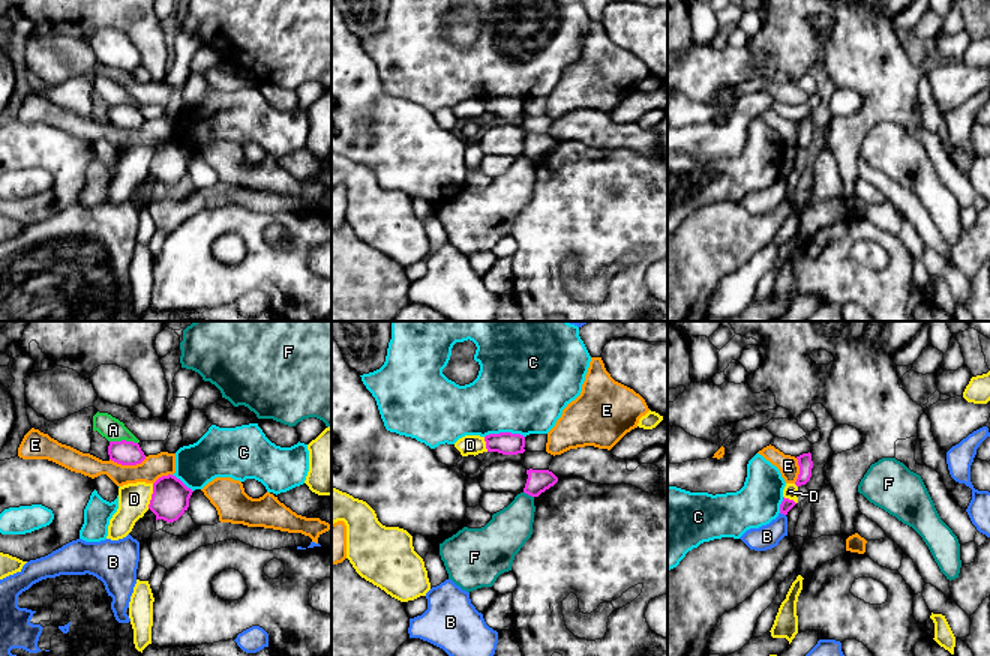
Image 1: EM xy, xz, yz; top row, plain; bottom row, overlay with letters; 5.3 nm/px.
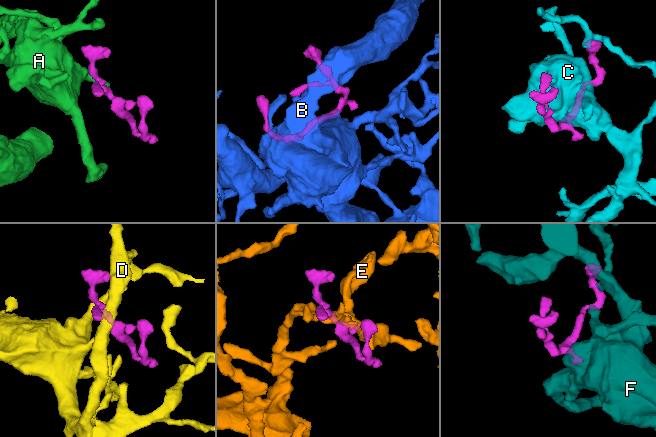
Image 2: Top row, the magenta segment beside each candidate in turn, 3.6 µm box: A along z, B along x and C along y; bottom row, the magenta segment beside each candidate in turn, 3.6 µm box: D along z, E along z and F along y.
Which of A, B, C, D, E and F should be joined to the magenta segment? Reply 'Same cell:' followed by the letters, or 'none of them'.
Same cell: none of them

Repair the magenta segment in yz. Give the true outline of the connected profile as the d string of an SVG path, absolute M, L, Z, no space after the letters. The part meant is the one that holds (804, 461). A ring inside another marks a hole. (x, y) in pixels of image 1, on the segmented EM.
M802 453L796 456L798 465L800 465L800 474L795 482L796 486L806 485L810 477L812 477L812 468L813 468L813 461L812 461L812 453Z

